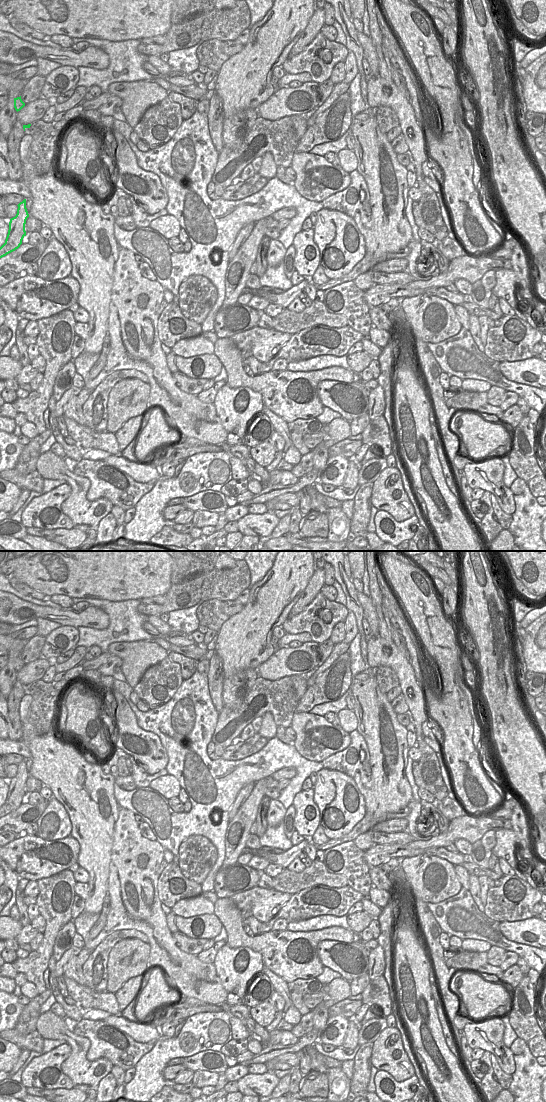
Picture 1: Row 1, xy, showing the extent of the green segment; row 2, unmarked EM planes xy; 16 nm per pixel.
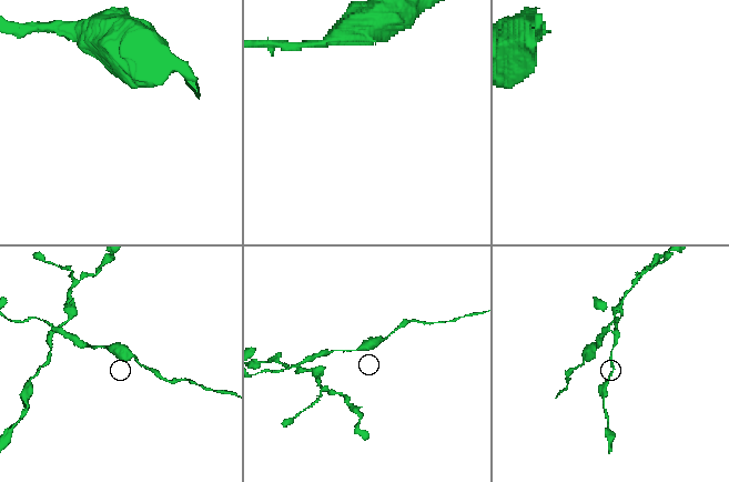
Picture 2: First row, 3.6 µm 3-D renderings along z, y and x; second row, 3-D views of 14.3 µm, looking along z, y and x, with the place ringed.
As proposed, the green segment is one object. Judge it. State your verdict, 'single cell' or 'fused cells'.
fused cells

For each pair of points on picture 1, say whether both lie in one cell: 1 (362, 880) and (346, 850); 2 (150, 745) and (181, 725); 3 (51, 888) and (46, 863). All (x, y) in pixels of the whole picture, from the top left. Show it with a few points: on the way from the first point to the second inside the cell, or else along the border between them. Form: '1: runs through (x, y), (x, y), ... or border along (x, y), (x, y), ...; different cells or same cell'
1: runs through (357, 873), (347, 857); same cell
2: border along (140, 727), (152, 731), (159, 738), (168, 761); different cells
3: border along (67, 868), (48, 877), (36, 880); different cells

